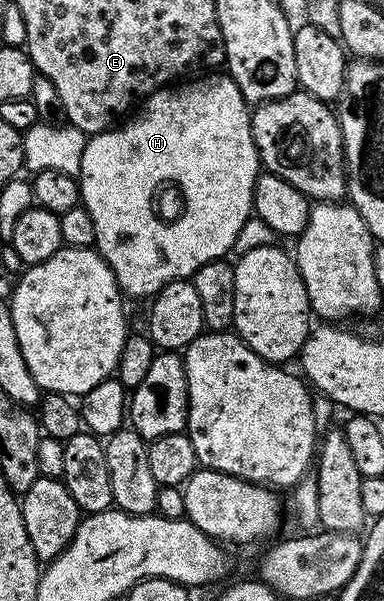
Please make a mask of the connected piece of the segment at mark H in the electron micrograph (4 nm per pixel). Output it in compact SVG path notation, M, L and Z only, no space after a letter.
M200 75L195 79L188 79L183 83L159 89L157 93L151 93L139 106L140 114L133 121L125 120L104 133L91 134L85 143L81 169L78 174L80 199L84 209L90 211L90 219L94 219L95 248L110 267L110 271L114 271L114 279L120 284L120 292L125 298L145 297L145 299L151 299L155 297L158 290L166 287L166 283L191 278L192 274L198 271L198 267L202 267L208 261L227 258L233 252L233 245L238 239L238 233L242 231L242 227L248 219L253 216L254 187L257 179L260 178L262 166L260 152L257 151L252 138L250 106L244 100L242 91L236 86L232 77L227 75L204 76L208 75Z

